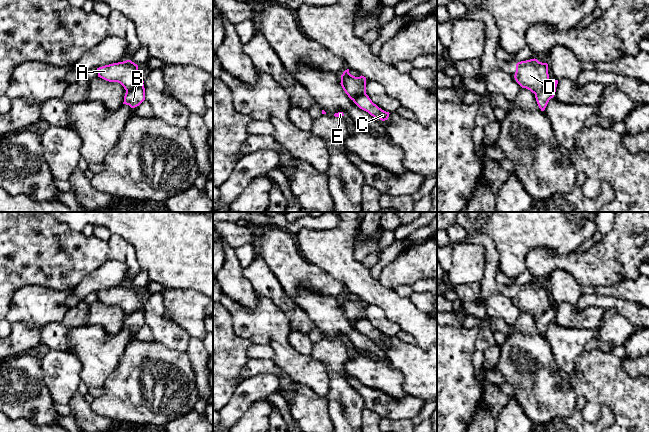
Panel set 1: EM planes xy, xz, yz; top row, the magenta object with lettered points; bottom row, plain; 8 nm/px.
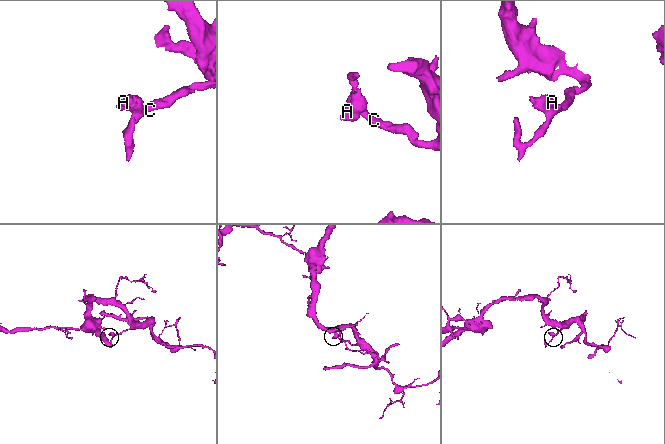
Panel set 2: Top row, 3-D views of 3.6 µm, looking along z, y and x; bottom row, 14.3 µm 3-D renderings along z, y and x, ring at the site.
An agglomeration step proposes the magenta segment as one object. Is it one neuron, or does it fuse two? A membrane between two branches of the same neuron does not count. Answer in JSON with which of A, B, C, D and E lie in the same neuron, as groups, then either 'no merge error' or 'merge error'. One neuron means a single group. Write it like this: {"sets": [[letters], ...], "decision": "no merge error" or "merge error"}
{"sets": [["A", "D", "E"], ["B", "C"]], "decision": "merge error"}

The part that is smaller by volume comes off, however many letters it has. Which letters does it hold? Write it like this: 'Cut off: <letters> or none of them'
Cut off: A, D, E

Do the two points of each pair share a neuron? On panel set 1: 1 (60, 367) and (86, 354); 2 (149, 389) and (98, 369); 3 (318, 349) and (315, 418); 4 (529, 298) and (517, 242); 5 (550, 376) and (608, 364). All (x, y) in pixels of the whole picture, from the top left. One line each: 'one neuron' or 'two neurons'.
1: two neurons
2: two neurons
3: two neurons
4: two neurons
5: one neuron

